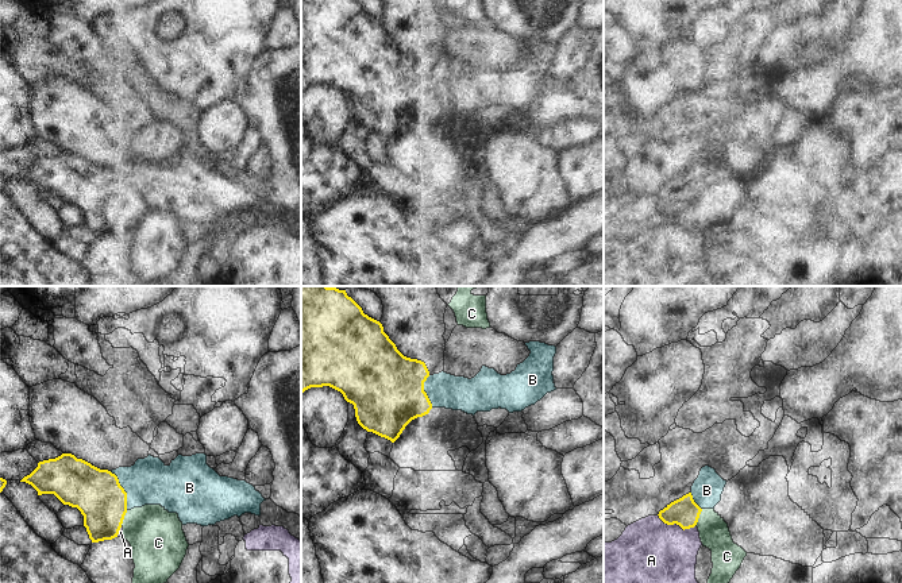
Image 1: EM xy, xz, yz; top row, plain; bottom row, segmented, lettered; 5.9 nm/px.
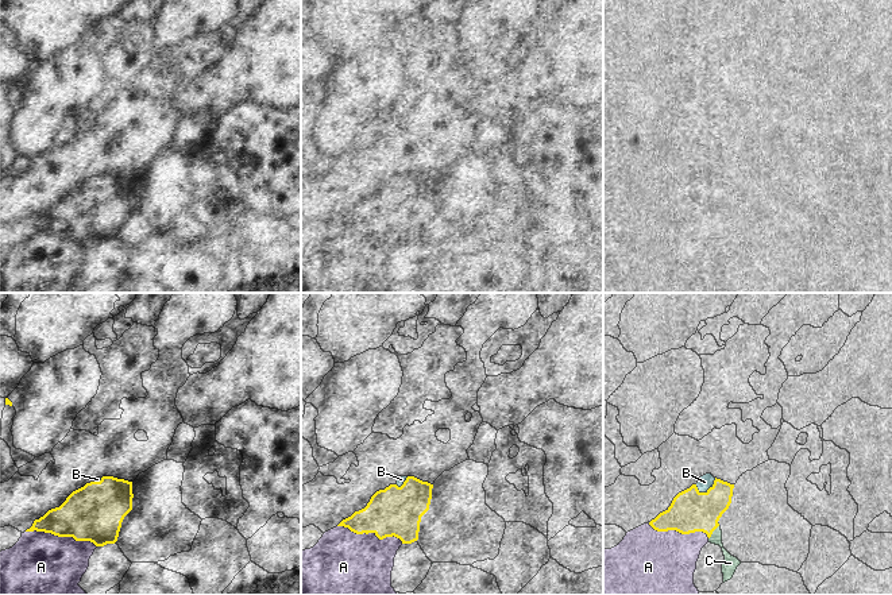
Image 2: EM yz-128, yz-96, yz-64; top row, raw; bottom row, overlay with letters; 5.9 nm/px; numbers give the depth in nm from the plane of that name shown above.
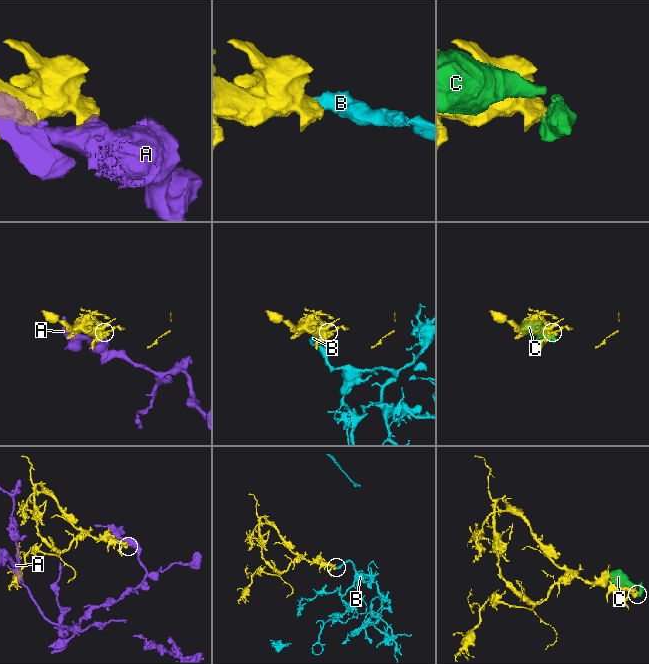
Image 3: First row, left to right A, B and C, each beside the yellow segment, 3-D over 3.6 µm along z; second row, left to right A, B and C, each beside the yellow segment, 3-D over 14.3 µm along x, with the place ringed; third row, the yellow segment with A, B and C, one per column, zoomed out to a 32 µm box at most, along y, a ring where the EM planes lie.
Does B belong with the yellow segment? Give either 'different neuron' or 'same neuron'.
same neuron

